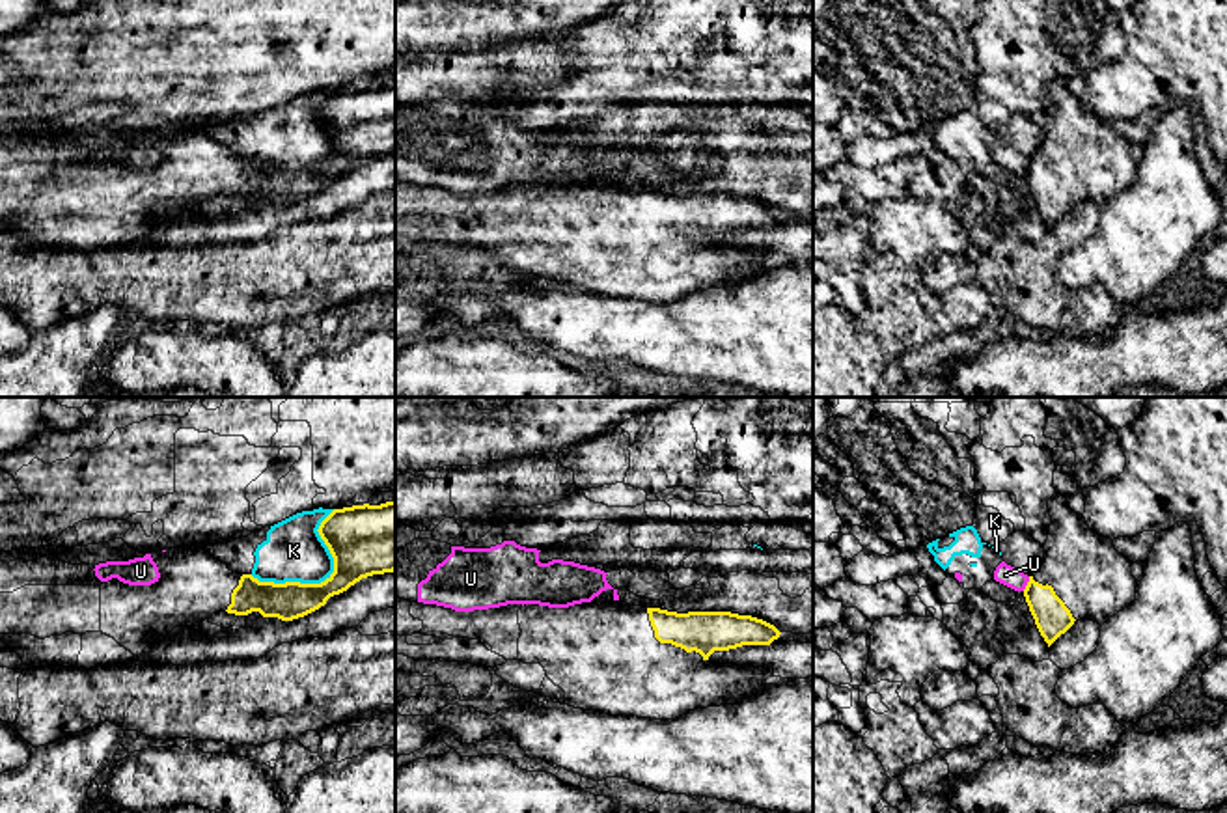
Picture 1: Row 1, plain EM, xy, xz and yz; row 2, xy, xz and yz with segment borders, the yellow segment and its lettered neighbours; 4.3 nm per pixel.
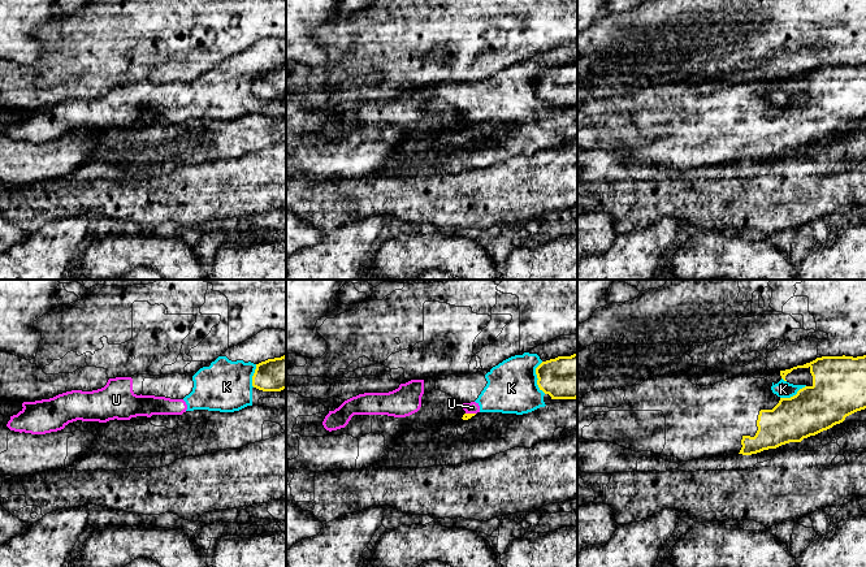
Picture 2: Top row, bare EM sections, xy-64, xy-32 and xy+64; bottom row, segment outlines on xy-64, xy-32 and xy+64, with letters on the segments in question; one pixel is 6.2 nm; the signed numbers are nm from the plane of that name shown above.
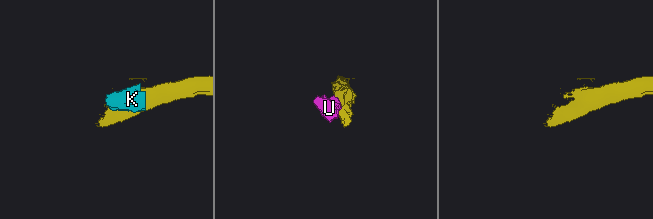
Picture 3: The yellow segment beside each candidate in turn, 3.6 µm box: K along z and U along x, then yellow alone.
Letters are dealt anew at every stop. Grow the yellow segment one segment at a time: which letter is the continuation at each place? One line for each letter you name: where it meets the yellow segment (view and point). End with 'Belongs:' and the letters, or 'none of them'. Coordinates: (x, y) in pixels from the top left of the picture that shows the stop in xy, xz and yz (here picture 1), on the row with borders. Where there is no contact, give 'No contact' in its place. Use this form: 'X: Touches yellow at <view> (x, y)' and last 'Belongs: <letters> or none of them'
Belongs: none of them

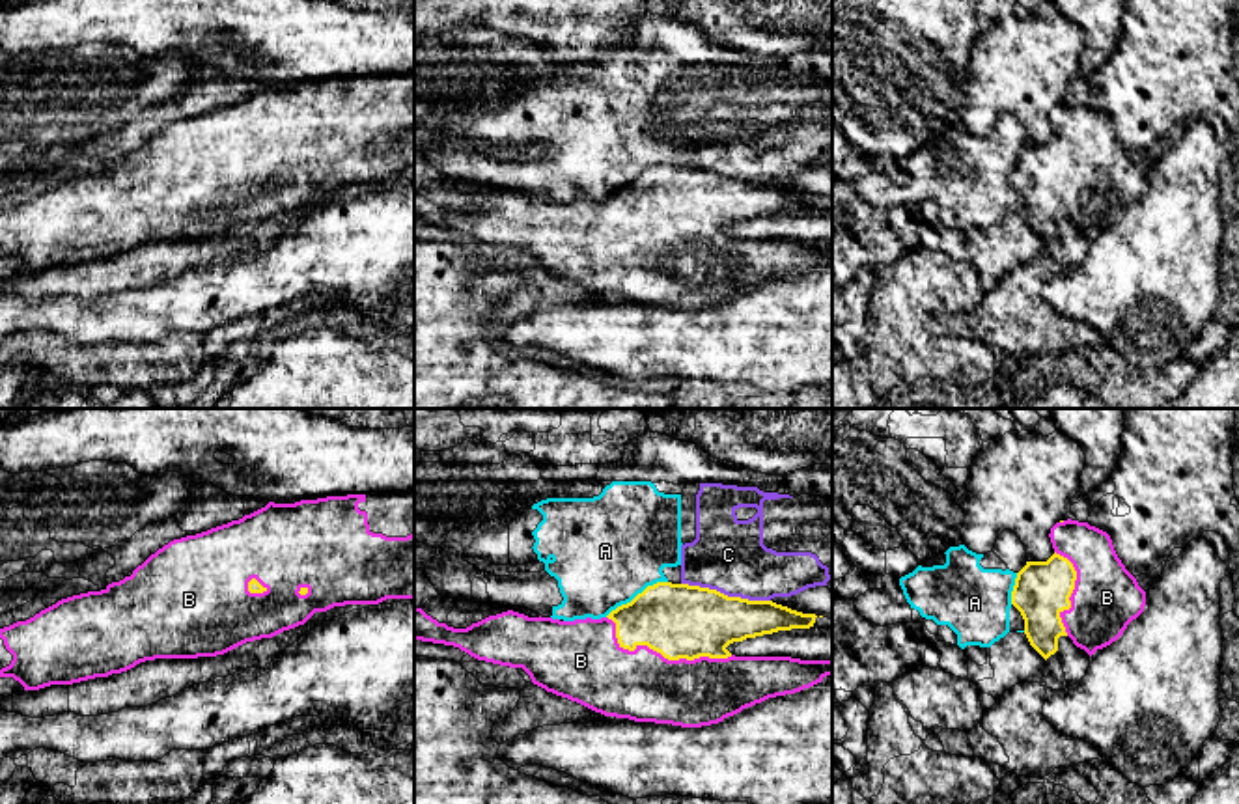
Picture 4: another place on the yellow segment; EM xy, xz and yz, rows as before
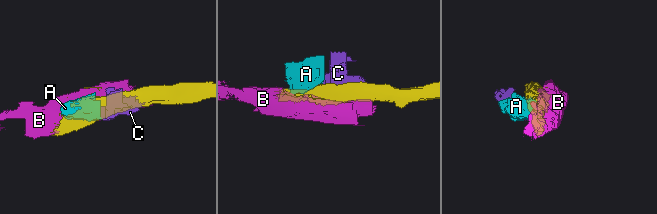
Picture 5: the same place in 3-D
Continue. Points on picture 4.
B: Touches yellow at xz (663, 655)
Belongs: B

